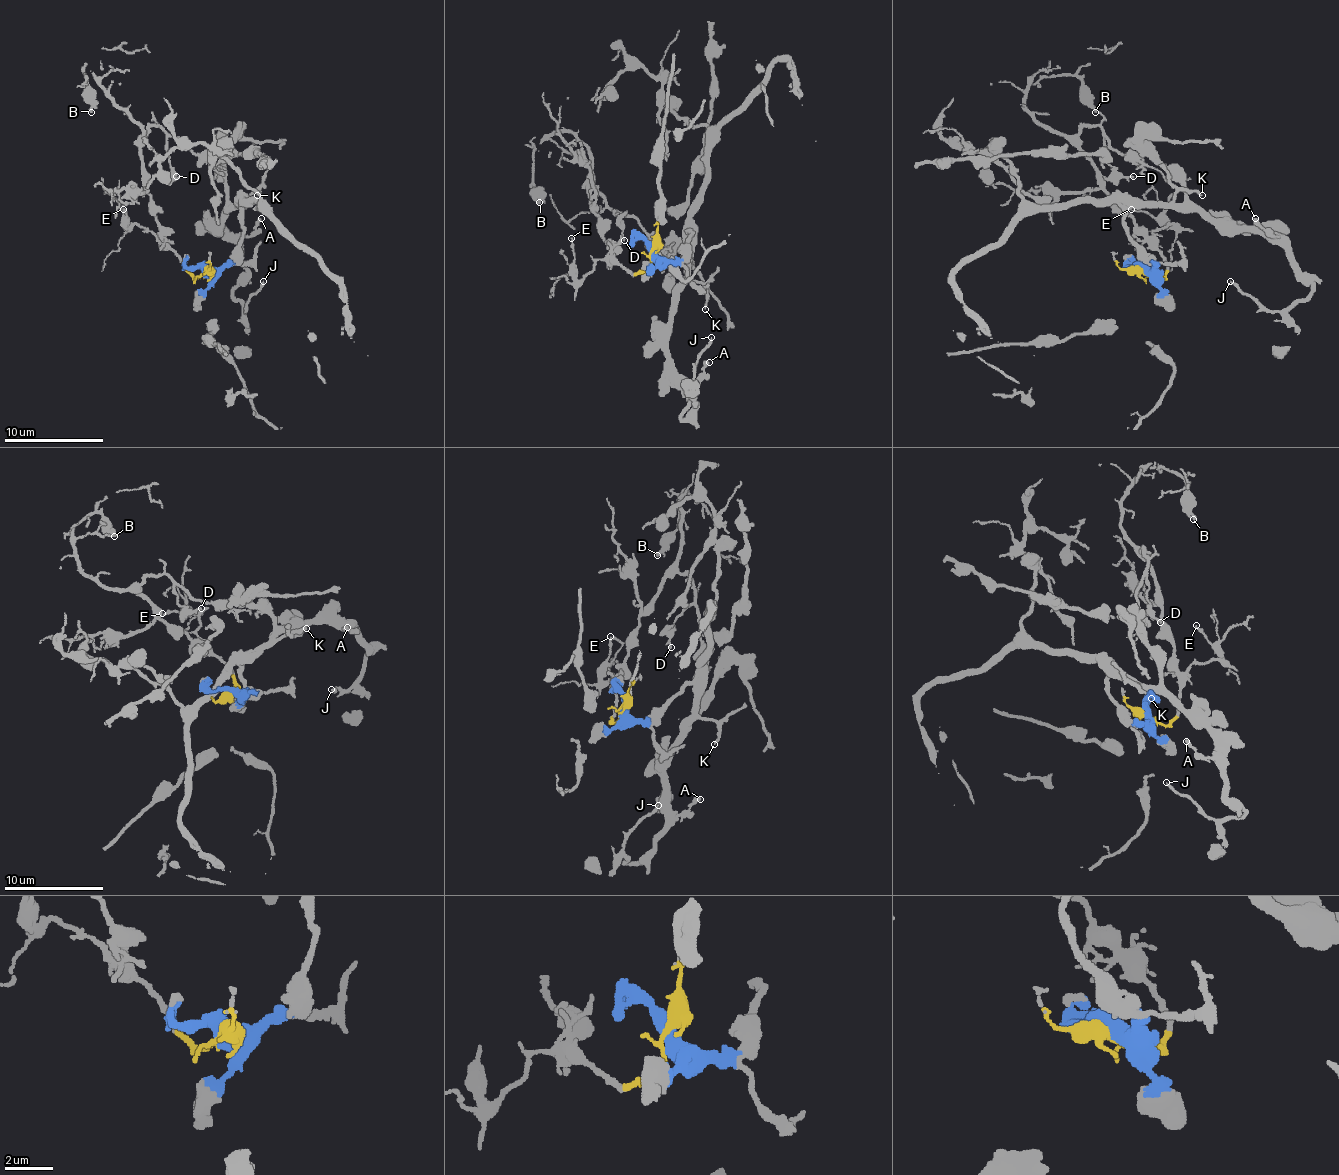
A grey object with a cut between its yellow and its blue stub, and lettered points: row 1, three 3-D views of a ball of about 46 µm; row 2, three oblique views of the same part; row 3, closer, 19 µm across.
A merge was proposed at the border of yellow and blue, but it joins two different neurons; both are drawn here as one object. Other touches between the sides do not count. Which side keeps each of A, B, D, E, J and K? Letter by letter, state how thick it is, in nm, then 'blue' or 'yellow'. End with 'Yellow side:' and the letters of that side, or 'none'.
A: 280 nm thick; blue
B: 200 nm thick; yellow
D: 160 nm thick; yellow
E: 180 nm thick; yellow
J: 190 nm thick; blue
K: 170 nm thick; blue
Yellow side: B, D, E

